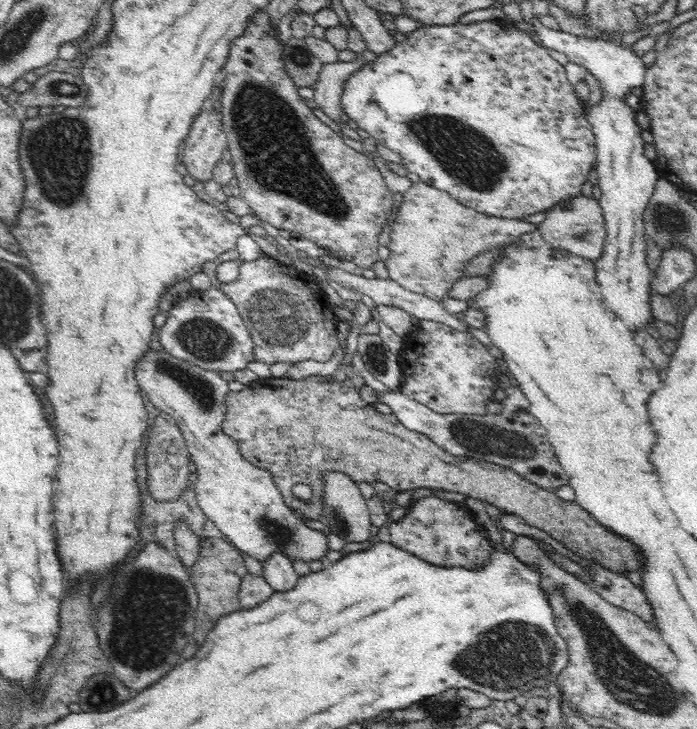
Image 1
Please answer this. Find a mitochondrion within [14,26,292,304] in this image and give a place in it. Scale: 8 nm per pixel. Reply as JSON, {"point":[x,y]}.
{"point":[59,153]}

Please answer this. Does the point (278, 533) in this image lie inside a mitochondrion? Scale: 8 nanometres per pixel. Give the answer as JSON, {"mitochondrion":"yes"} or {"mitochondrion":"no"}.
{"mitochondrion":"yes"}

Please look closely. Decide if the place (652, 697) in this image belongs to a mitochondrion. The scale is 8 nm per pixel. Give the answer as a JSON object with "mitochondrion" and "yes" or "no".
{"mitochondrion":"yes"}

